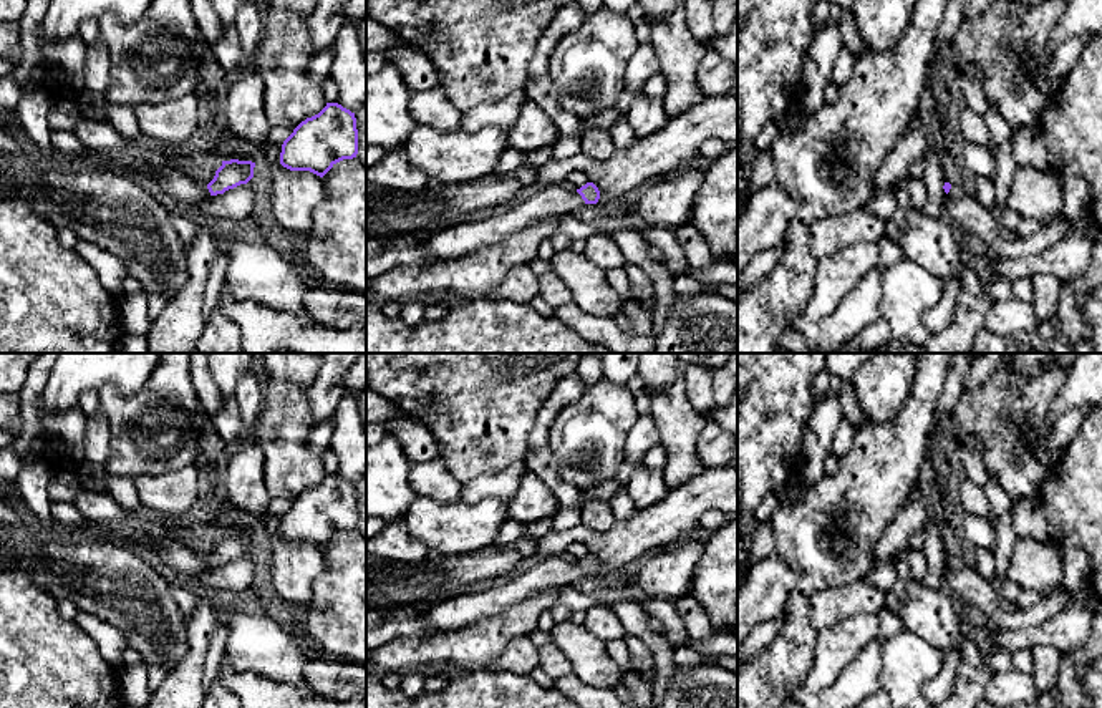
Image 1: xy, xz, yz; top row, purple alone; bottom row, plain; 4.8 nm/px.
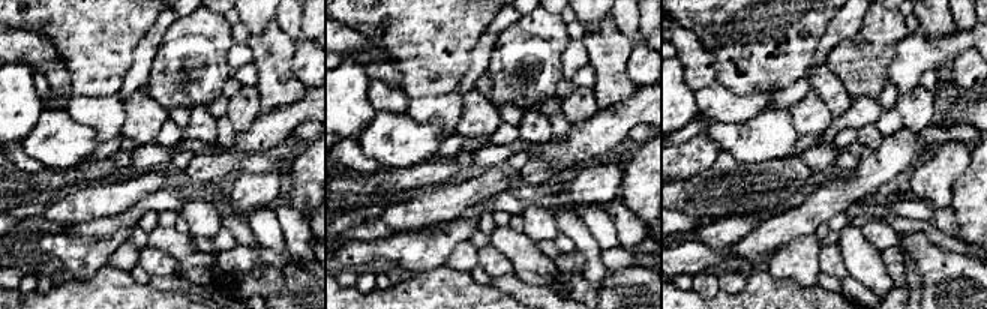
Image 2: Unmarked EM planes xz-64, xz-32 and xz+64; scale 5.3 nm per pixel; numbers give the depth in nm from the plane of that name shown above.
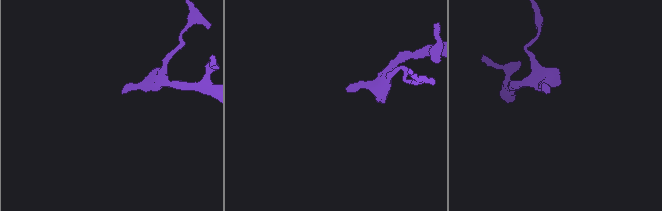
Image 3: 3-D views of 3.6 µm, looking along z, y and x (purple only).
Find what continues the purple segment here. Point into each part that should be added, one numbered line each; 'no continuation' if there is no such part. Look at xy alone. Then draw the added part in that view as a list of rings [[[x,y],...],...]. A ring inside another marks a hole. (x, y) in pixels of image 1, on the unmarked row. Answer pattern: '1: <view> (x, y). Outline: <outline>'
1: xy (178, 556). Outline: [[[159,539],[154,542],[161,549],[164,562],[176,574],[197,577],[210,569],[207,555],[199,555],[189,546],[179,541]]]

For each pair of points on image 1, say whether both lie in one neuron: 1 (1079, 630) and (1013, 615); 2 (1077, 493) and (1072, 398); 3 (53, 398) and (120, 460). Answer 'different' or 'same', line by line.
1: different
2: different
3: different

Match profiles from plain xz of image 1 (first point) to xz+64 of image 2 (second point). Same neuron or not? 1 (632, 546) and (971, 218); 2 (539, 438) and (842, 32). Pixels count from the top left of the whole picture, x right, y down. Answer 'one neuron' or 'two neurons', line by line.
1: two neurons
2: one neuron

